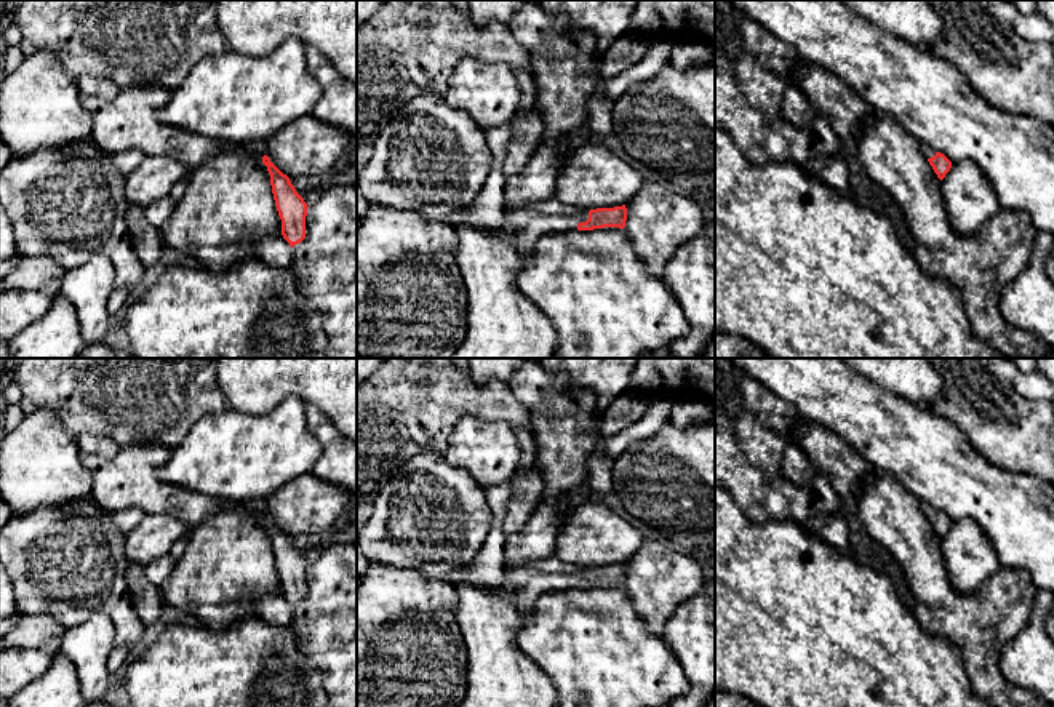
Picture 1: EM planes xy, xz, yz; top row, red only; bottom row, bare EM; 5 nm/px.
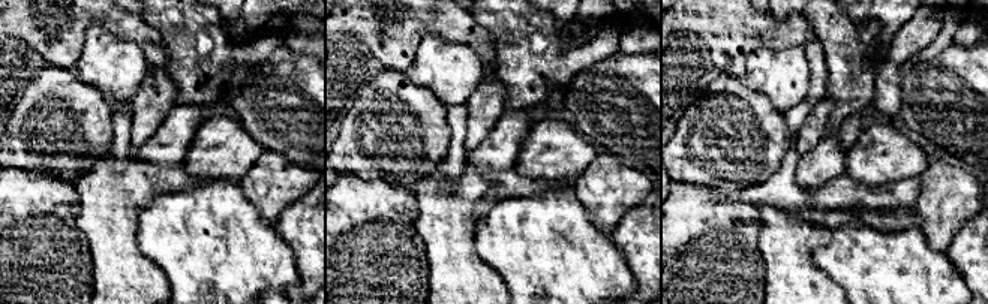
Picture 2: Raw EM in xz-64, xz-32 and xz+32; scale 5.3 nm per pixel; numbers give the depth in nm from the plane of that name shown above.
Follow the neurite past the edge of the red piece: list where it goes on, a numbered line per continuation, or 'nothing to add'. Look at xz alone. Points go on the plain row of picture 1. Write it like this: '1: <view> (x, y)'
1: xz (499, 674)

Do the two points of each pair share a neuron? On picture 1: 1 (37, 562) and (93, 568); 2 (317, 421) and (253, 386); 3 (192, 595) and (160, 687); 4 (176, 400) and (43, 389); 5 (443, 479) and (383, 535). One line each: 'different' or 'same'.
1: same
2: different
3: different
4: same
5: same

